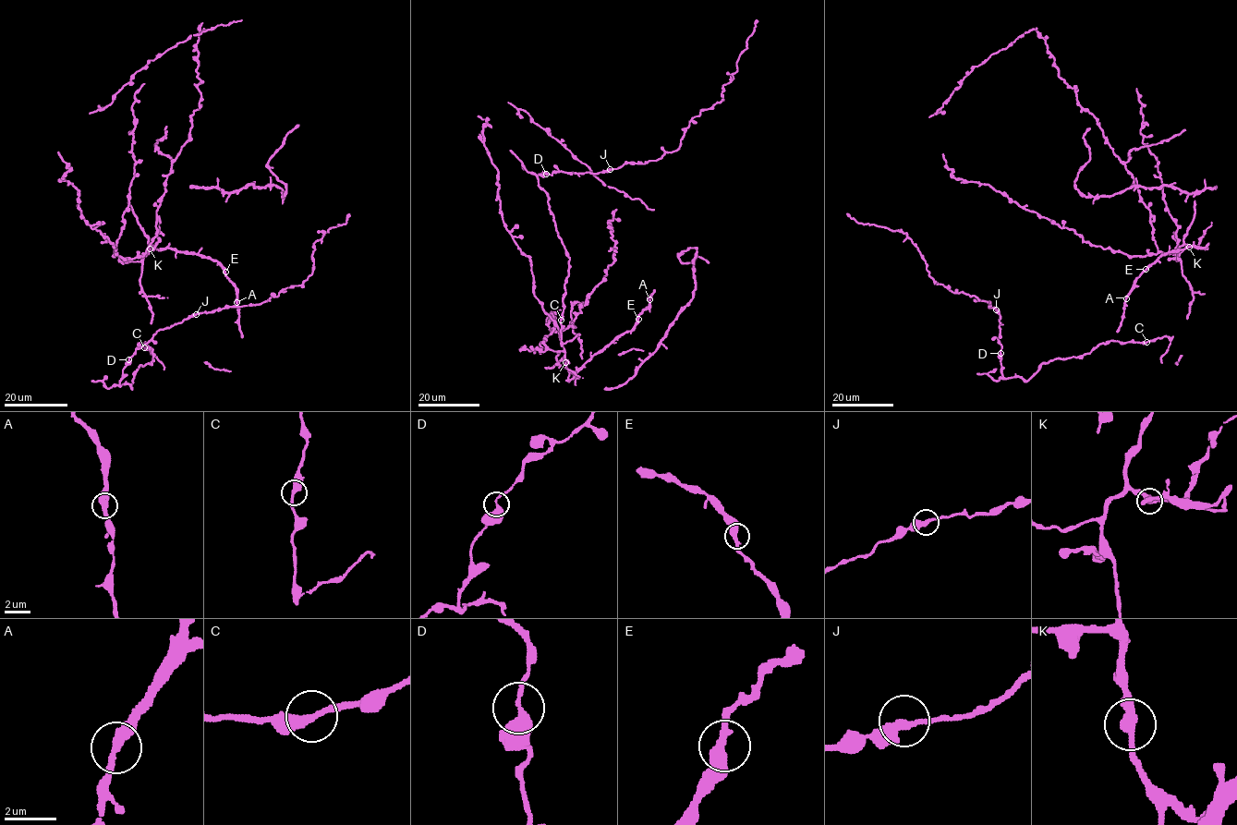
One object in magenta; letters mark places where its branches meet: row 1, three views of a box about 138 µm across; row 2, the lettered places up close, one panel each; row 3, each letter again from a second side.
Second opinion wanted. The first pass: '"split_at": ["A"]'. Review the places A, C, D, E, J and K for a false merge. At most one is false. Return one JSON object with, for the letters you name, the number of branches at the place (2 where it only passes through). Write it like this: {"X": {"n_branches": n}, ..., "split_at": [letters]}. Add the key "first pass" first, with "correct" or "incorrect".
{"first pass": "incorrect", "split_at": []}

